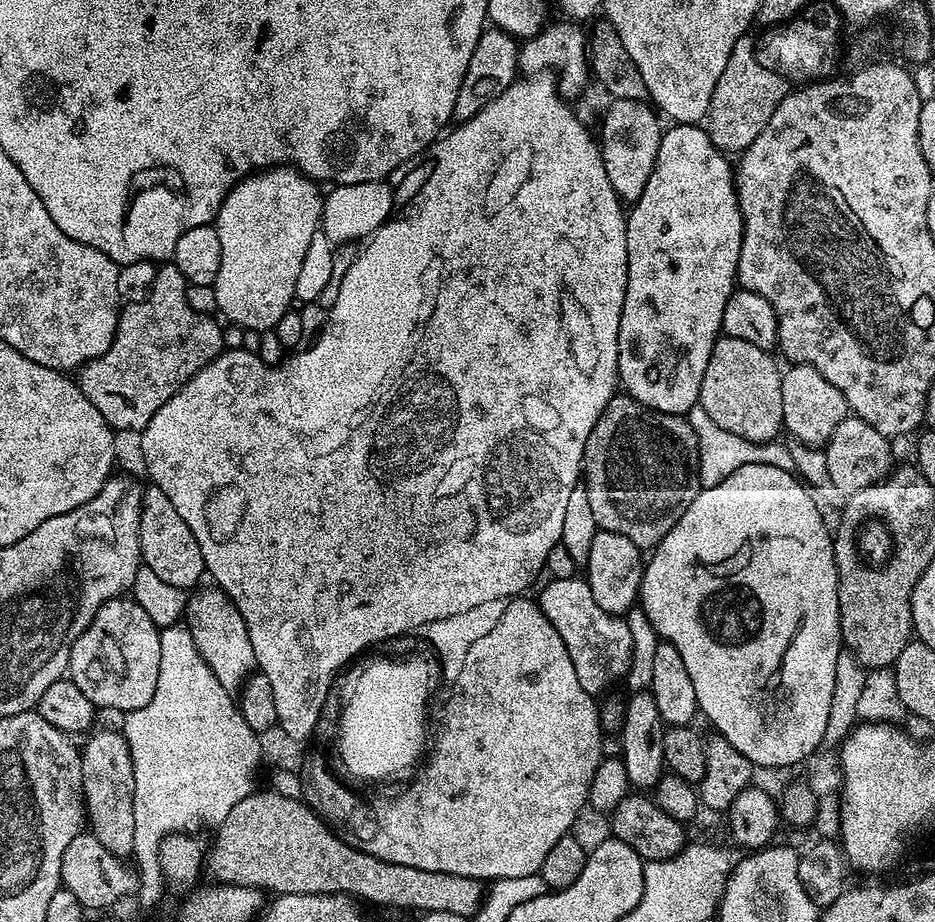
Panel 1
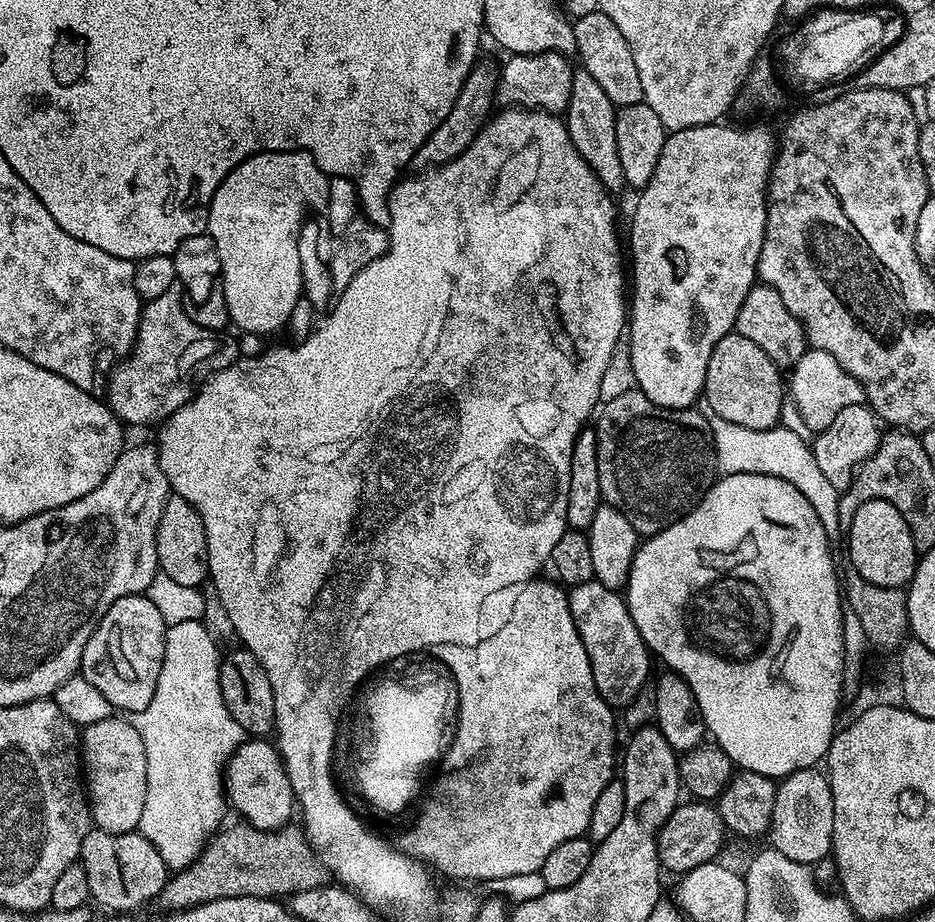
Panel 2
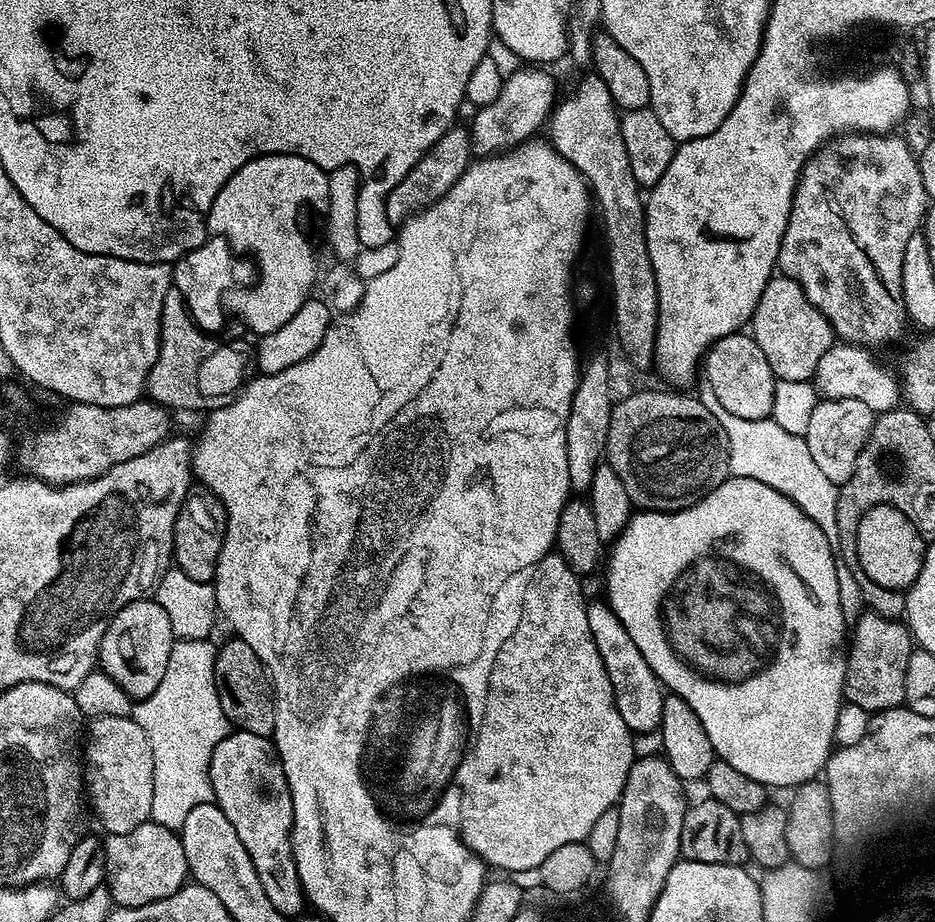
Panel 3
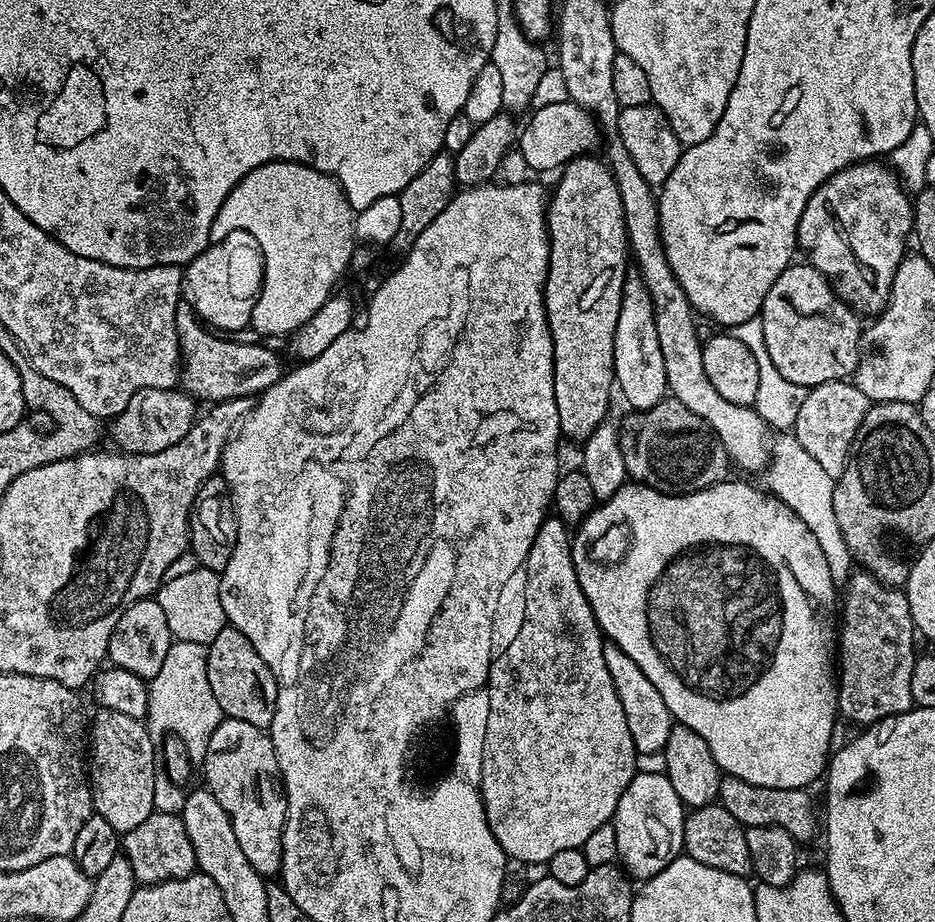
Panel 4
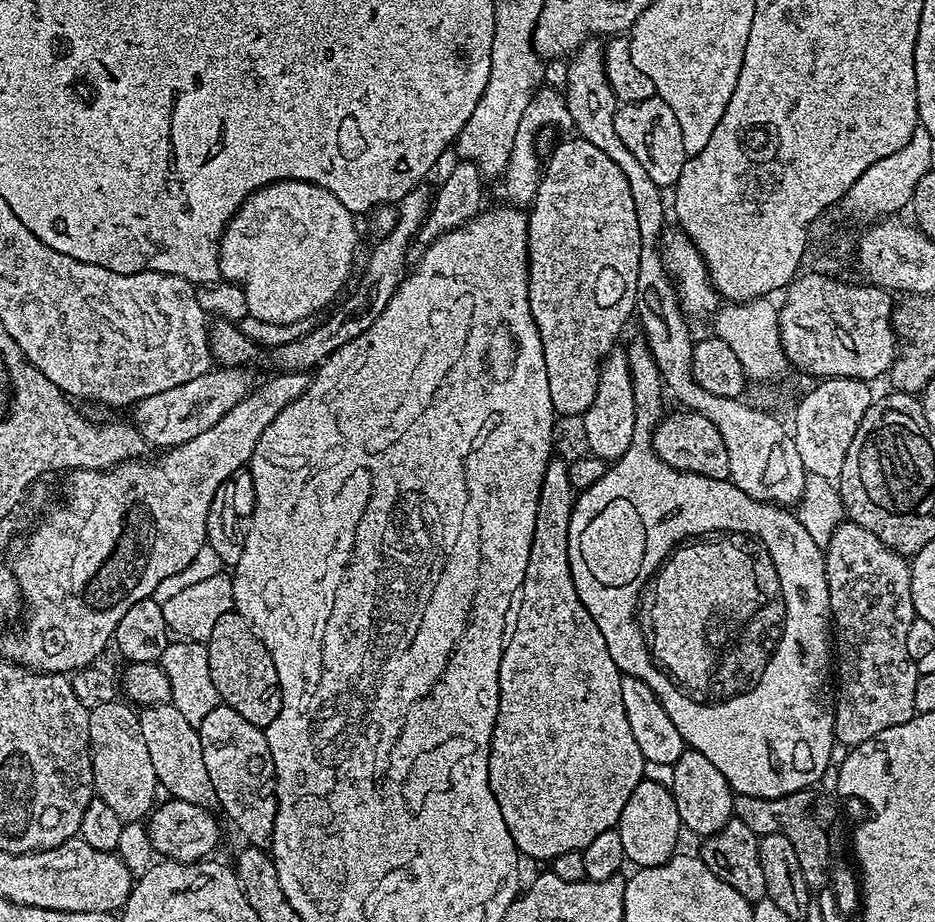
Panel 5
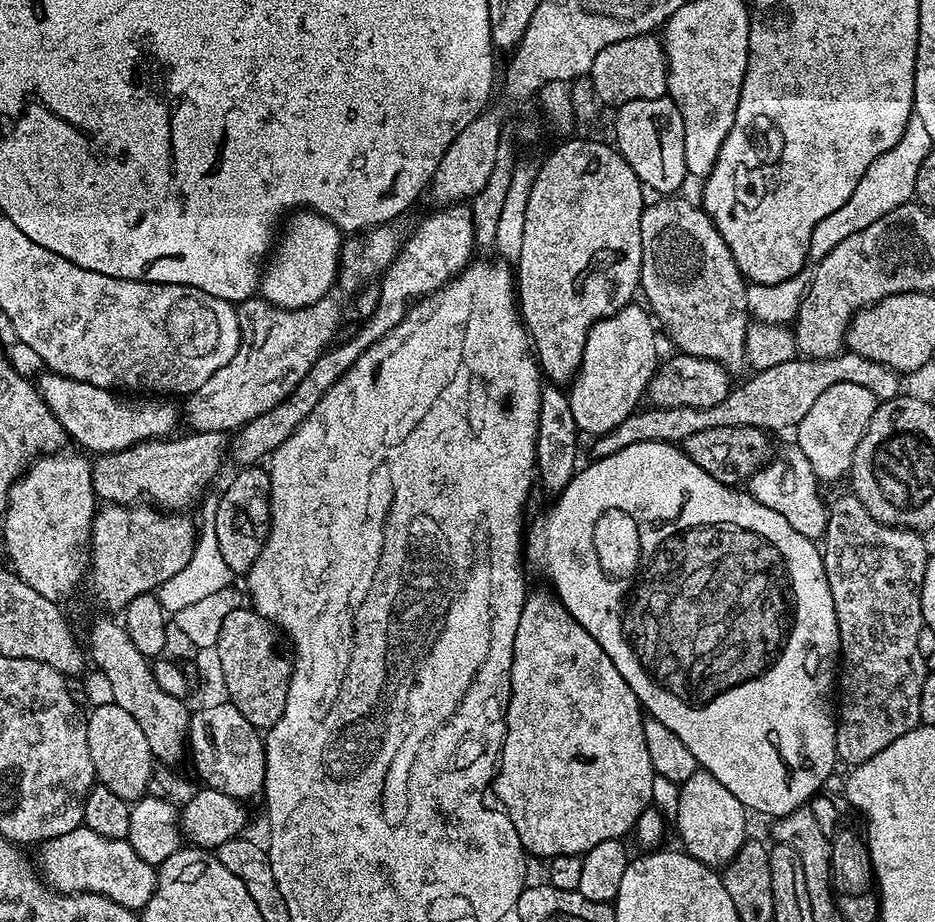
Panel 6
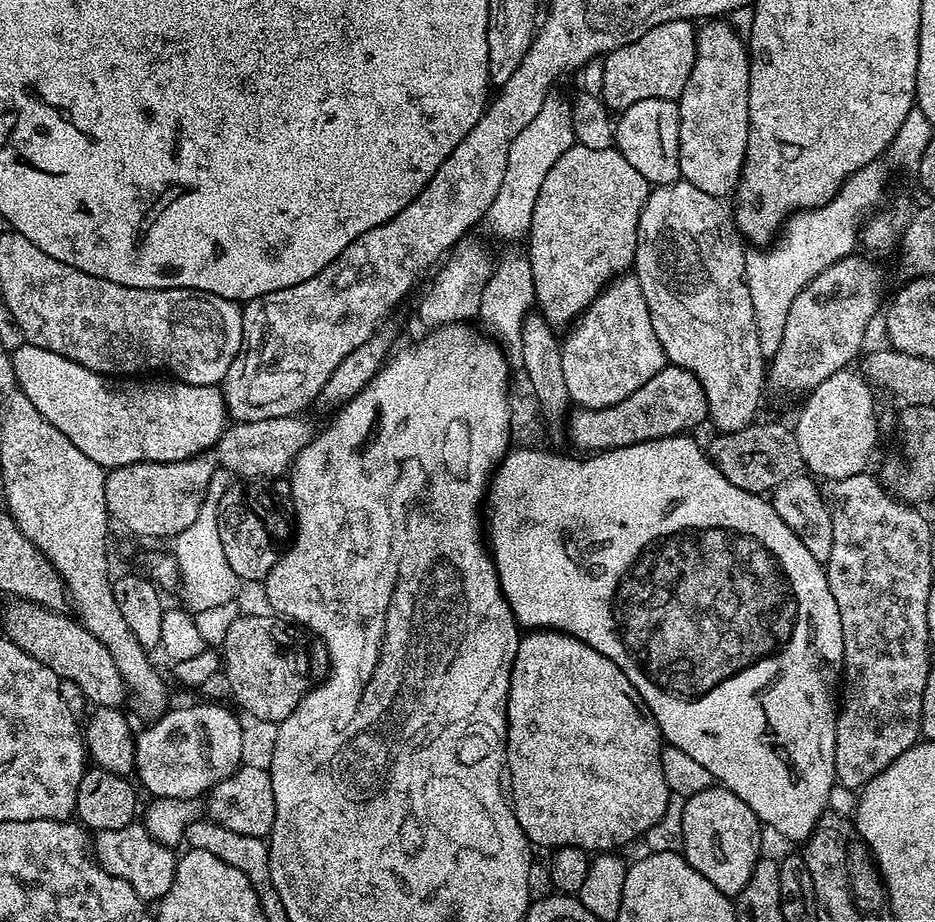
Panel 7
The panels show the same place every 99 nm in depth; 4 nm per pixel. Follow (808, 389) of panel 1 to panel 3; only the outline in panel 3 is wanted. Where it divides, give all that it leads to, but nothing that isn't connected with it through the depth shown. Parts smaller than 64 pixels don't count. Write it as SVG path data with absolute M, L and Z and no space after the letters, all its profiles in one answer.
M833 343L822 358L818 358L818 366L814 377L814 387L817 393L825 400L838 398L858 398L865 406L870 406L874 414L891 412L901 401L902 393L897 377L888 368L880 368L869 349L859 344Z

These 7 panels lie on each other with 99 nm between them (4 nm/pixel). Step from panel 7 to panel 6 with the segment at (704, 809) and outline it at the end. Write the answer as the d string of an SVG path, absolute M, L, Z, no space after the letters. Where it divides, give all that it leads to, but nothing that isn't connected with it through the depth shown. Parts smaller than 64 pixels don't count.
M703 770L690 774L690 778L686 778L679 787L680 797L674 825L684 843L681 844L683 851L710 868L719 869L729 864L749 835L749 813L744 804L738 802L738 798L734 798L734 794L730 794L730 790L726 790L726 786L722 786L722 782L714 778L714 774Z

